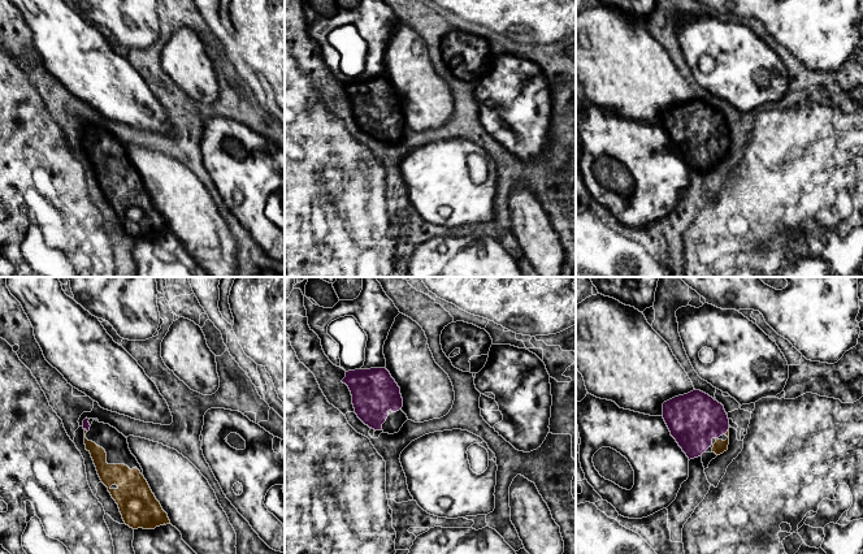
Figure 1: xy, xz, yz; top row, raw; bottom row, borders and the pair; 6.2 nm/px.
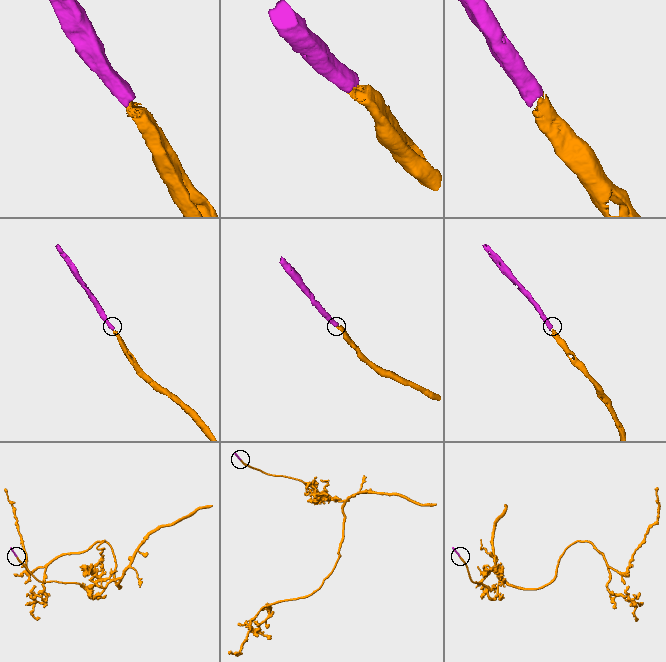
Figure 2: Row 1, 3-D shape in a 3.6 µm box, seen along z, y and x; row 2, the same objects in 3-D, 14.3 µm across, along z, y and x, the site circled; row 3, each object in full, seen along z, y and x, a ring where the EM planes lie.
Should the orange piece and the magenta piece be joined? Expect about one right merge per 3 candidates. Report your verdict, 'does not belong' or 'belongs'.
belongs

